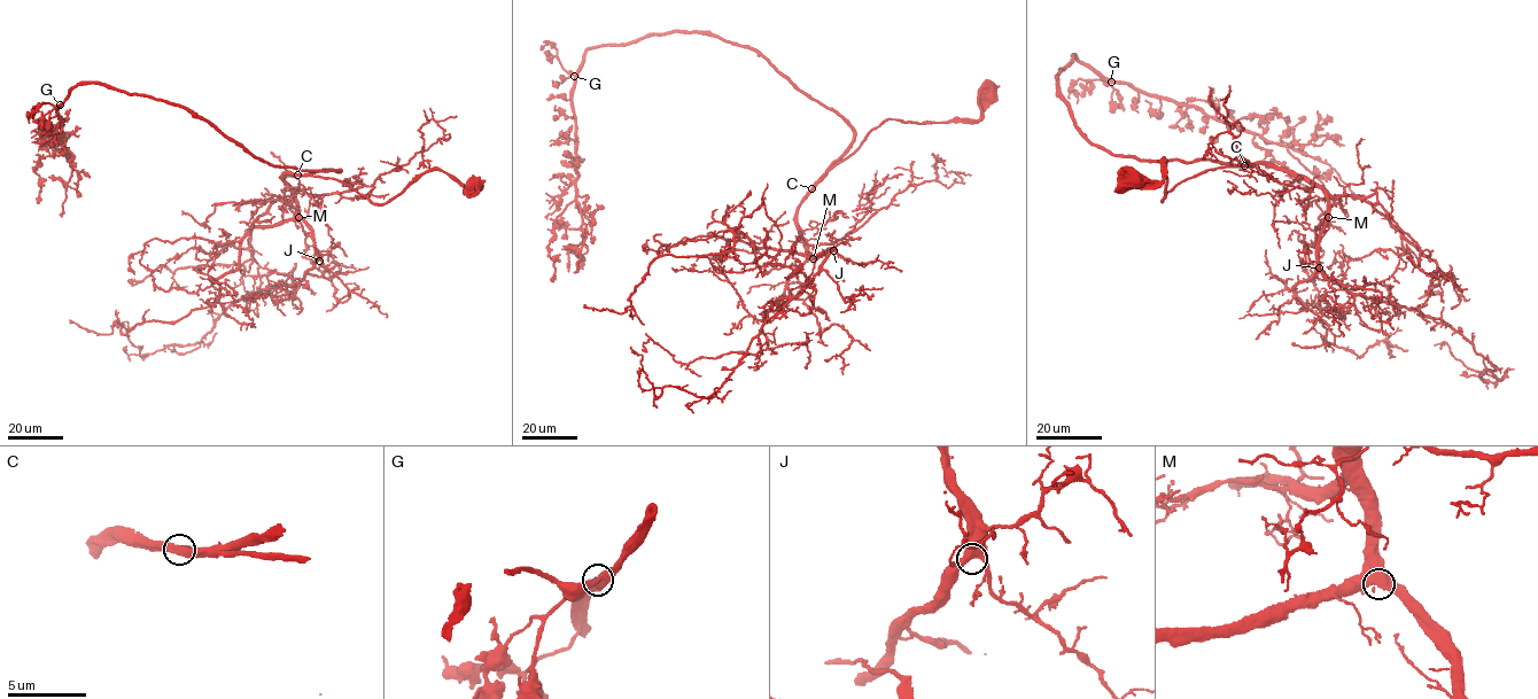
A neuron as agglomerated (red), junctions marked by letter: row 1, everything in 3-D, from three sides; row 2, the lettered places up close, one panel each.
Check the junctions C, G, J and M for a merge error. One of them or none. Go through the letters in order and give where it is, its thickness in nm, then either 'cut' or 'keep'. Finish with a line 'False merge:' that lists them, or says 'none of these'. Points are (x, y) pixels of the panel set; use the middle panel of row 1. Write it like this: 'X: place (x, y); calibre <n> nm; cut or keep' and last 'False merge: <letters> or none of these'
C: place (812, 188); calibre 650 nm; keep
G: place (574, 76); calibre 440 nm; keep
J: place (833, 250); calibre 500 nm; keep
M: place (813, 258); calibre 700 nm; keep
False merge: none of these

